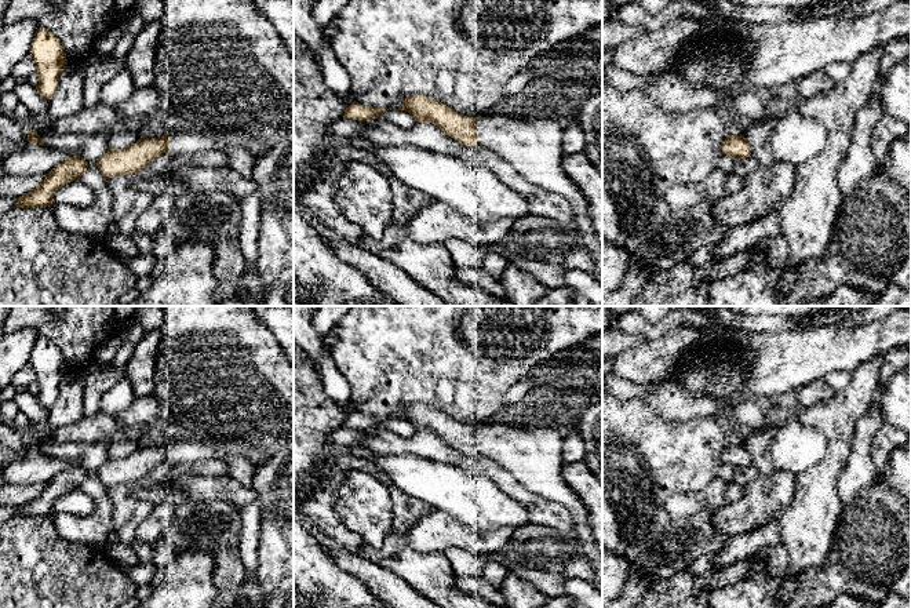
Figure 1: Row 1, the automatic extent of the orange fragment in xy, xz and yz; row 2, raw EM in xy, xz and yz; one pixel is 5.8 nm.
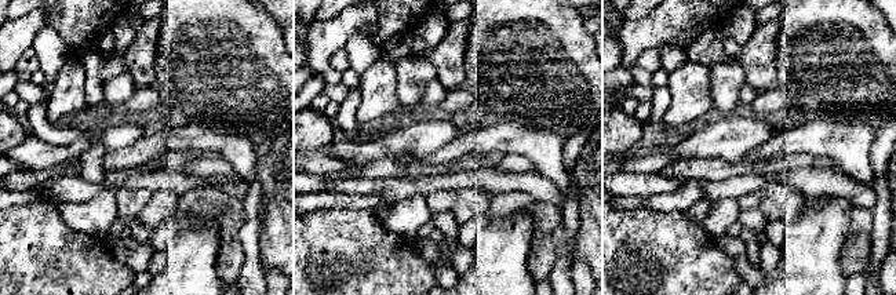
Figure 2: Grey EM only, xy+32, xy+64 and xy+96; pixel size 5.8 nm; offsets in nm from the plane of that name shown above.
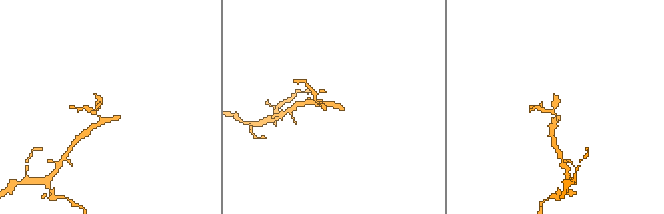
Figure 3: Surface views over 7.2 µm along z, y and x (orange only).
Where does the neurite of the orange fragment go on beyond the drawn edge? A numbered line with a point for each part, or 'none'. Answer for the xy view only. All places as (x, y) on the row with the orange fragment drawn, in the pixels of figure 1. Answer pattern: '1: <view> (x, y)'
1: xy (241, 159)

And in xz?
1: xz (534, 149)

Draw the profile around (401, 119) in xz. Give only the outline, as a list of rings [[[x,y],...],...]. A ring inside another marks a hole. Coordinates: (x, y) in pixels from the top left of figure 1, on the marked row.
[[[393,109],[393,110],[385,112],[375,120],[368,120],[367,123],[368,123],[369,128],[376,127],[380,123],[390,123],[400,128],[409,130],[409,128],[415,127],[416,120],[413,119],[413,116],[411,116],[405,110]]]

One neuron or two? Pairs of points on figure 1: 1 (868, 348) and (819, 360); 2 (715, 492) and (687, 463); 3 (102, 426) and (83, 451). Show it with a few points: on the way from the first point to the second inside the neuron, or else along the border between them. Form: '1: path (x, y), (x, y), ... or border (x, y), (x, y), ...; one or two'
1: path (856, 348), (831, 349); one
2: border (717, 476), (699, 492); two
3: border (57, 441), (106, 444); two

